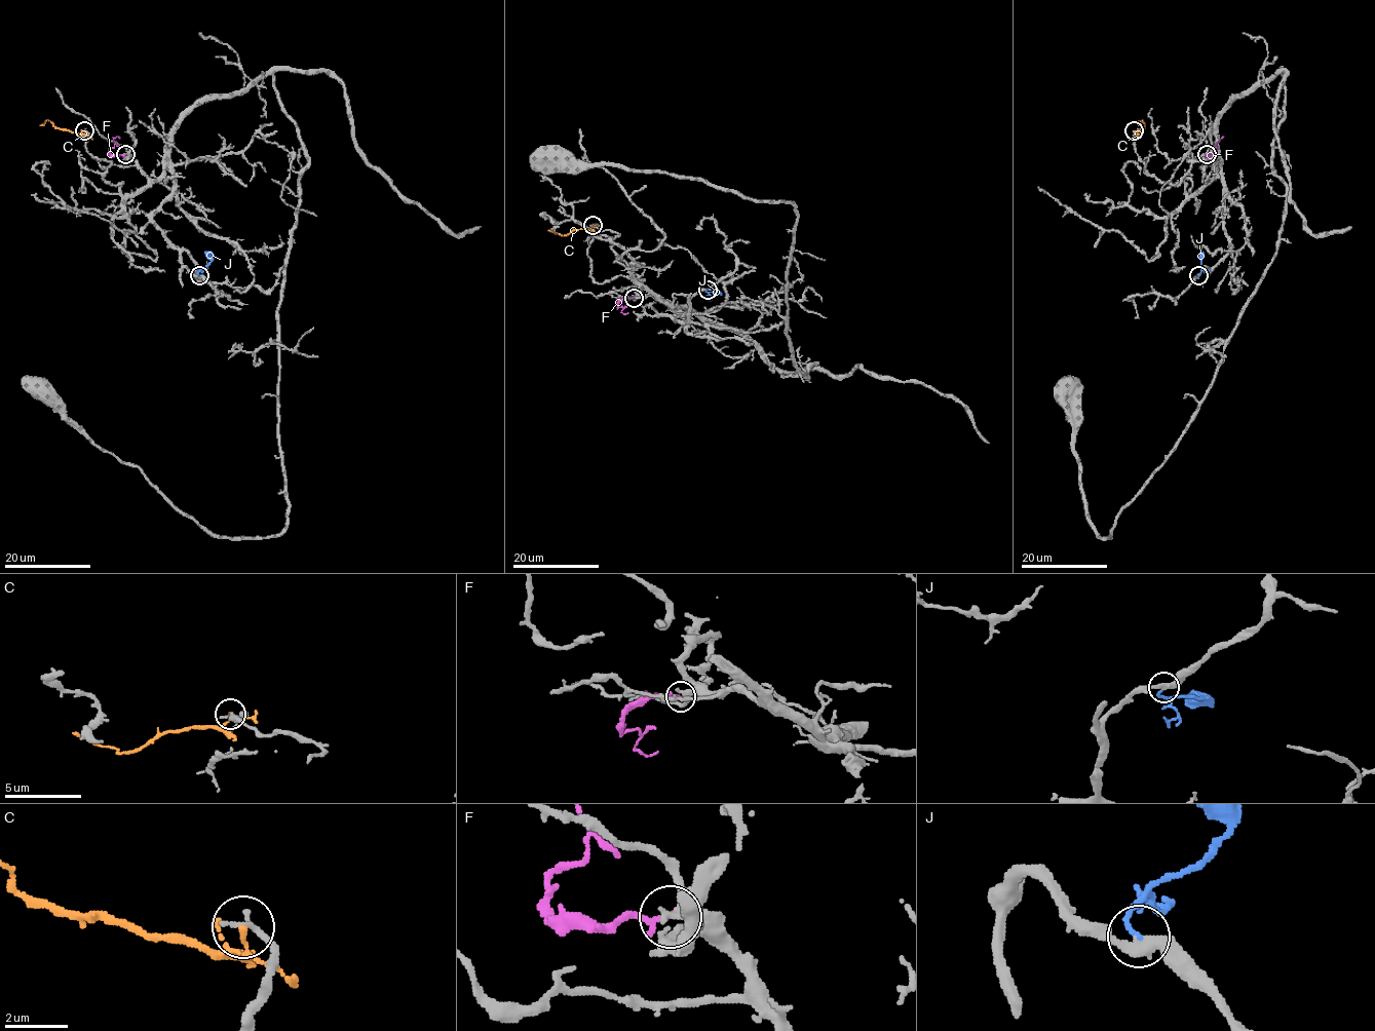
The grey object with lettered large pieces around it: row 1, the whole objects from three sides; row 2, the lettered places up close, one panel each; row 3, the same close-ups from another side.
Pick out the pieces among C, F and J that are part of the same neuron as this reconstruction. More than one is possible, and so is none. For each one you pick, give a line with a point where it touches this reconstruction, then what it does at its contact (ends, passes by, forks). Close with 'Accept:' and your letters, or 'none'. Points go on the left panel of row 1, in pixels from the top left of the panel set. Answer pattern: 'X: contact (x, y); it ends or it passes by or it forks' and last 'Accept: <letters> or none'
F: contact (125, 154); it ends
Accept: F

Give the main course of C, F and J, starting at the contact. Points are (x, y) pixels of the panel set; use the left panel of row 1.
C: (85, 130), (84, 134), (71, 132), (47, 120), (39, 125)
F: (125, 154), (109, 153), (114, 146), (113, 139), (119, 138)
J: (199, 275), (198, 272), (211, 261), (204, 252)

